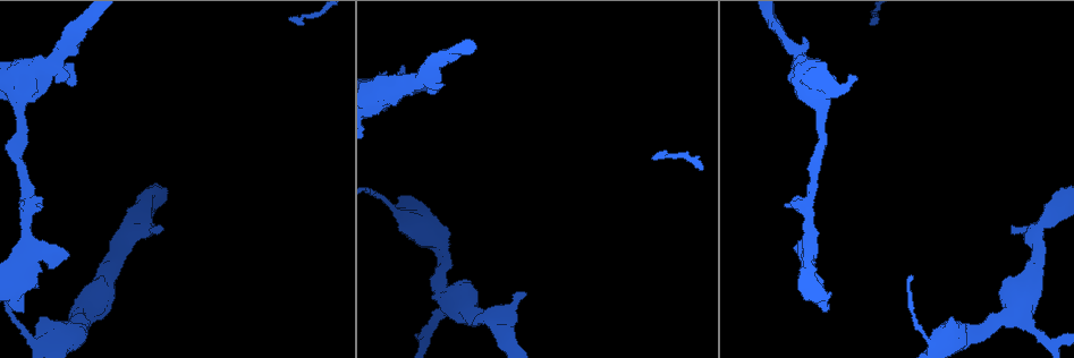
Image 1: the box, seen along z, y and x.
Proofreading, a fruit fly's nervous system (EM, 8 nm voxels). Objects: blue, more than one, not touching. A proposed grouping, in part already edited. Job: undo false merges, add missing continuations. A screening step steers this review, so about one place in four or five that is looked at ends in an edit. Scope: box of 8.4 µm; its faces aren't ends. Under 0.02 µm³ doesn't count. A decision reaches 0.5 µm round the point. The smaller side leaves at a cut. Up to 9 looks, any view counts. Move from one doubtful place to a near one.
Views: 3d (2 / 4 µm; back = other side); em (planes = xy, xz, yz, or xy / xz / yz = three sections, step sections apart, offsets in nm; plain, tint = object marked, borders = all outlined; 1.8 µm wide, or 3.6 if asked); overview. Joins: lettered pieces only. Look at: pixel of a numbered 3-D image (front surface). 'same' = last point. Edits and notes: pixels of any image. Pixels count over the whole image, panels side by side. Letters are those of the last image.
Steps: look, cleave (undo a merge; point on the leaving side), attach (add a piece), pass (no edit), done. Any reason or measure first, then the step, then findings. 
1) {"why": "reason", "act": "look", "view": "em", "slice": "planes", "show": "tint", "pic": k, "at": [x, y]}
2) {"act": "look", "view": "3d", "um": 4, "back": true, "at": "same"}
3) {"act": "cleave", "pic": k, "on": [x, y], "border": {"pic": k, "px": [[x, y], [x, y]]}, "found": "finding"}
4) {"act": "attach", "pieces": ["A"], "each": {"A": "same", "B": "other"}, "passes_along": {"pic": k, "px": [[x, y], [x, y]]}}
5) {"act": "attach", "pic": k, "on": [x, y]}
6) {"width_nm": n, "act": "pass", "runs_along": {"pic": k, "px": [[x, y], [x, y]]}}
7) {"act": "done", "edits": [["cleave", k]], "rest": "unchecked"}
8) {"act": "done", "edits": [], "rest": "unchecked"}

{"why": "free end", "act": "look", "view": "em", "slice": "planes", "show": "borders", "pic": 1, "at": [398, 102]}

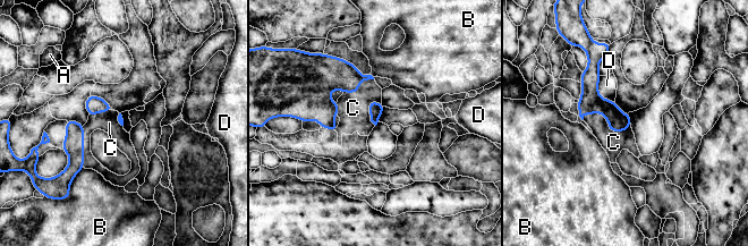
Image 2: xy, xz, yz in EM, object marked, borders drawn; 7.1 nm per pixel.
{"act": "attach", "pieces": ["C"], "each": {"A": "other", "B": "other", "C": "same", "D": "other"}, "passes_along": {"pic": 2, "px": [[591, 102], [608, 121], [613, 142]]}, "found": "the neuron continues"}

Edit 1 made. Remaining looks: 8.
{"why": "redraw", "act": "look", "view": "overview"}

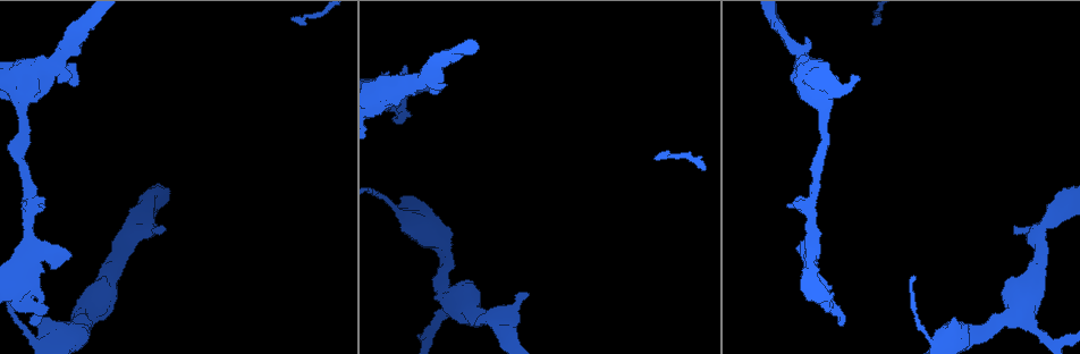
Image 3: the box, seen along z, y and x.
{"why": "an open end", "act": "look", "view": "3d", "um": 4, "back": true, "pic": 3, "at": [41, 204]}

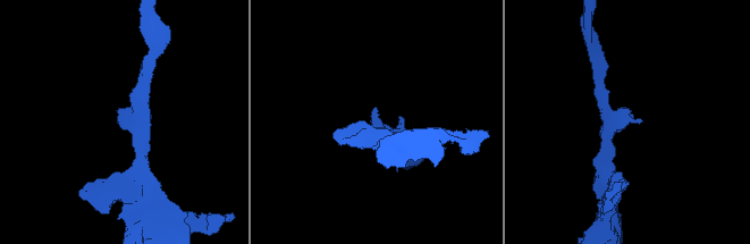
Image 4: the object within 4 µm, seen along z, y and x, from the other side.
{"act": "look", "view": "em", "slice": "planes", "show": "borders", "pic": 4, "at": [120, 121]}

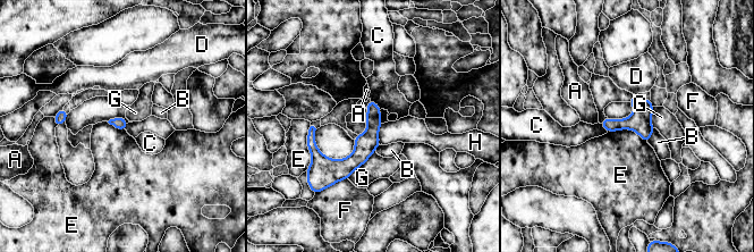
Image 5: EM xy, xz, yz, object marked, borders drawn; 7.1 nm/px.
{"act": "pass", "each": {"A": "other", "B": "other", "C": "other", "D": "other", "E": "other", "F": "other", "G": "other", "H": "other"}, "runs_along": {"pic": 5, "px": [[376, 109], [347, 165], [315, 161]]}, "found": "no lettered piece goes on from it"}

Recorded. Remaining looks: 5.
{"act": "look", "view": "3d", "um": 4, "pic": 3, "at": [417, 80]}

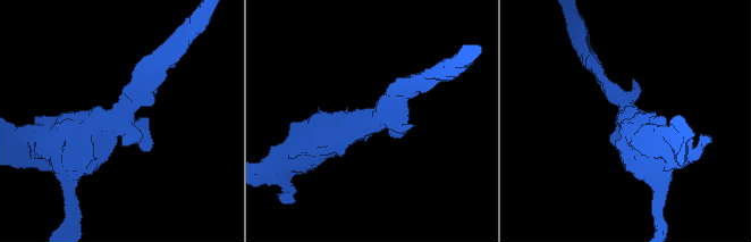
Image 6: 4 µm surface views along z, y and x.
{"act": "look", "view": "em", "um": 3.6, "slice": "planes", "show": "borders", "pic": 6, "at": [373, 122]}

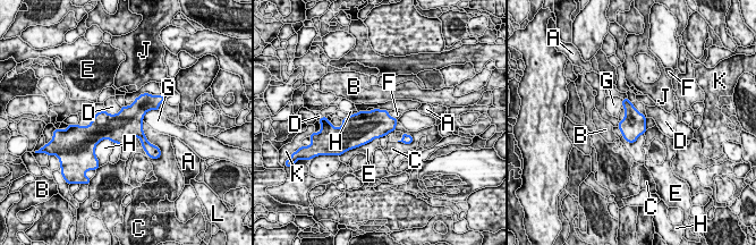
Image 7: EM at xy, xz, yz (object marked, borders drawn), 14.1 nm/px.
{"act": "pass", "each": {"A": "other", "B": "other", "C": "other", "D": "other", "E": "other", "F": "other", "G": "other", "H": "other", "J": "other", "K": "other", "L": "other"}, "found": "continuous, no second neuron"}

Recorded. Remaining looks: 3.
{"why": "a fork", "act": "look", "view": "3d", "um": 4, "pic": 3, "at": [80, 316]}

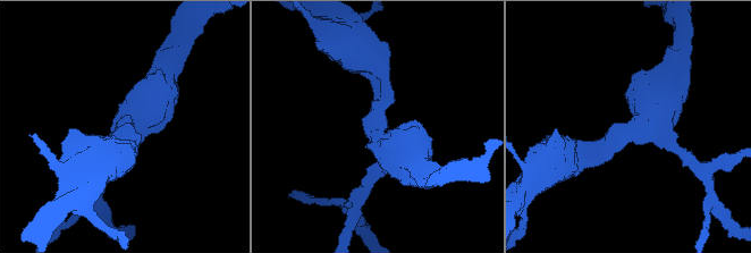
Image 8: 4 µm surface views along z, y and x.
{"arms": 3, "arm_widths_nm": [200, 220, 440], "act": "look", "view": "em", "um": 3.6, "slice": "yz", "step": 4, "show": "plain", "pic": 8, "at": [377, 141]}

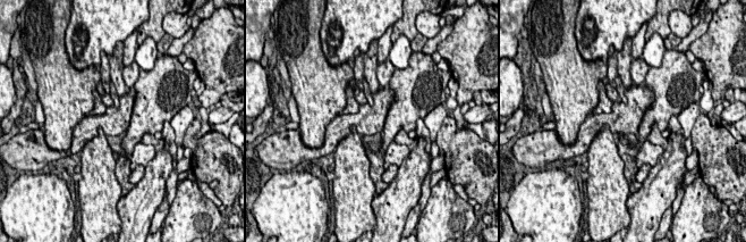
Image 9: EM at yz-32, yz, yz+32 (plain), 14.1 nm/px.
{"act": "look", "view": "em", "um": 3.6, "slice": "yz", "step": 4, "show": "borders", "at": "same"}

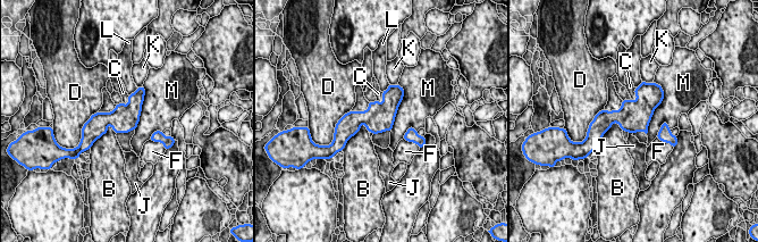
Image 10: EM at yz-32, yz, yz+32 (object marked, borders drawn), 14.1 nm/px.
{"longest_contact_nm": ["M", 700], "act": "pass", "each": {"B": "other", "C": "other", "D": "other", "F": "other", "J": "other", "K": "other", "L": "other", "M": "other"}, "border": {"pic": 10, "px": [[629, 132], [632, 133]]}, "found": "continuous, no second neuron"}

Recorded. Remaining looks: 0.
{"act": "done", "edits": [["attach", 2]], "rest": "unchecked"}

